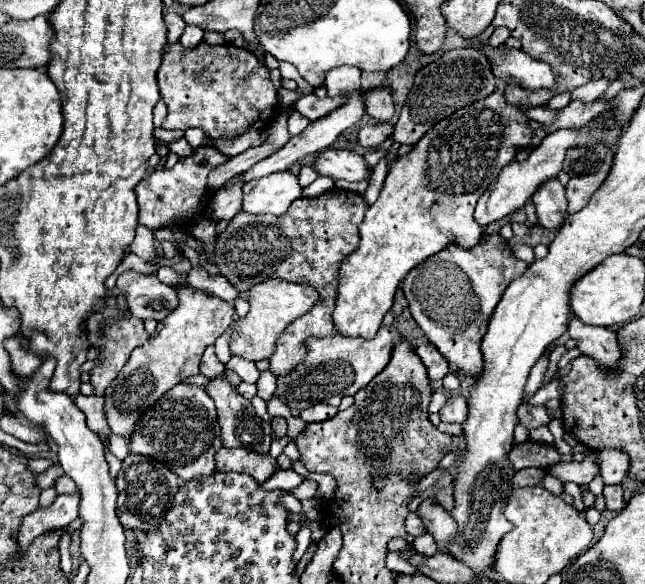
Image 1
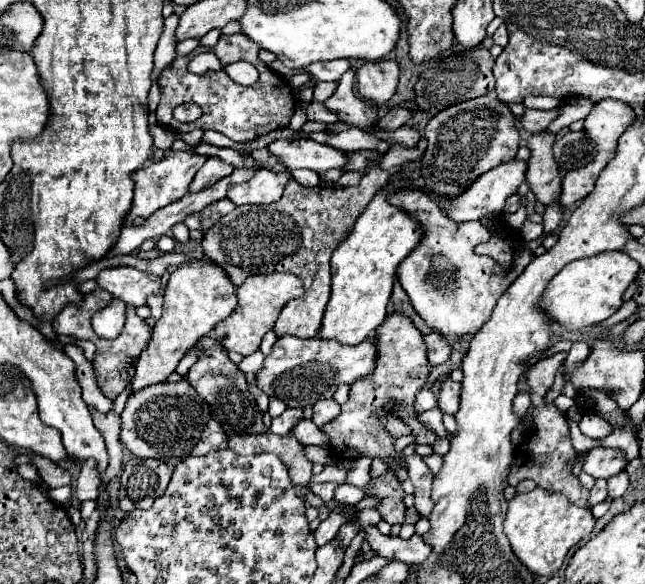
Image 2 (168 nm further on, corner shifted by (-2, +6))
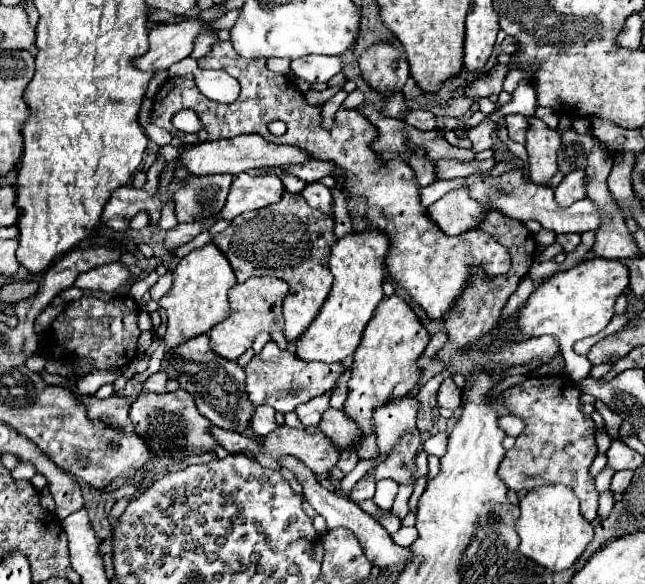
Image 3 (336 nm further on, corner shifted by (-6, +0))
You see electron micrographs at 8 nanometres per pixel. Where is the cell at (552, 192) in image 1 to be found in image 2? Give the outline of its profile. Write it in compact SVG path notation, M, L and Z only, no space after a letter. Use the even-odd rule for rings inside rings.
M542 131L538 135L534 133L528 139L530 159L528 159L528 169L526 169L526 183L542 205L548 205L550 201L558 201L560 197L562 177L552 157L554 139L556 135L548 131Z

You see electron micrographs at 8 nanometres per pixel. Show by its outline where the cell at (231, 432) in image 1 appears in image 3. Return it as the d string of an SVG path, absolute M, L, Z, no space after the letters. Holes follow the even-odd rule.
M198 335L198 339L190 339L190 343L184 343L182 347L178 347L178 351L168 351L162 361L162 371L166 371L172 379L176 379L176 373L182 373L178 377L180 387L192 391L198 411L202 411L202 415L212 425L238 433L250 427L254 405L246 393L244 369L238 367L234 361L216 355L210 349L208 335Z

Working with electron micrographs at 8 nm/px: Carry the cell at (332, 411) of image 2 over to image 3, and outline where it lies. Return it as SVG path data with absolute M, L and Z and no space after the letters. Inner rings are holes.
M332 407L322 413L322 419L320 419L318 429L328 439L332 439L332 443L338 445L340 449L346 449L346 447L358 443L358 439L362 437L362 433L358 431L356 423L352 423L342 411L332 409Z

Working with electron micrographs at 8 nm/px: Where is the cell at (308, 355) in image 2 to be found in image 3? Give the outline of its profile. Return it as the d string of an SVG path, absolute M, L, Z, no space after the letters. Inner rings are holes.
M268 341L260 355L256 355L246 371L246 391L250 401L258 405L270 405L276 411L288 413L294 411L298 405L312 401L328 391L332 391L338 379L350 373L350 367L344 363L320 363L320 361L304 361L290 349L280 349L274 341Z

